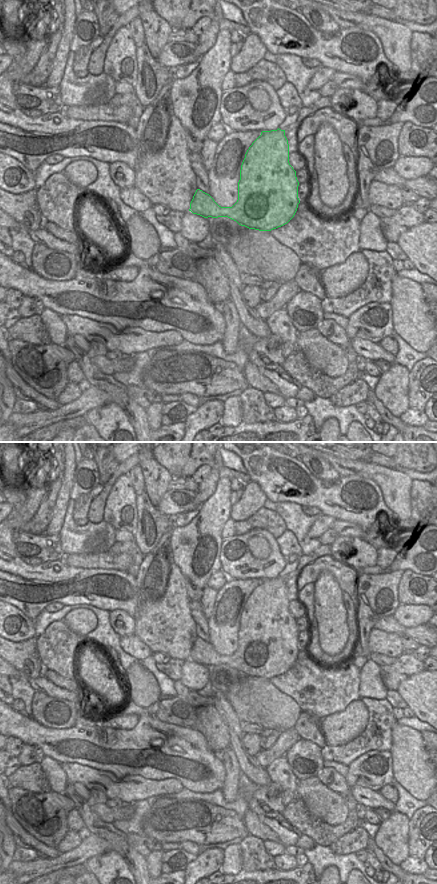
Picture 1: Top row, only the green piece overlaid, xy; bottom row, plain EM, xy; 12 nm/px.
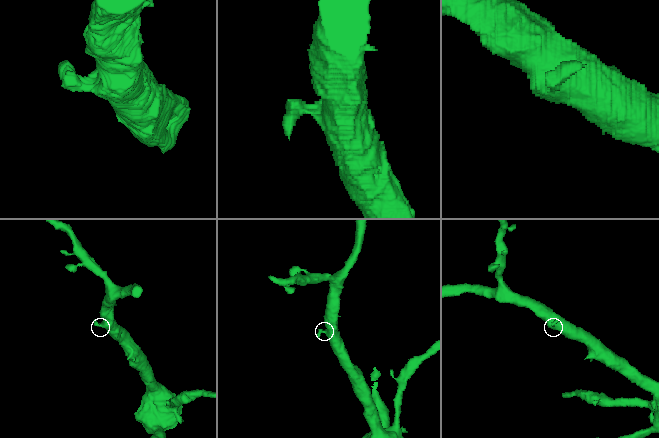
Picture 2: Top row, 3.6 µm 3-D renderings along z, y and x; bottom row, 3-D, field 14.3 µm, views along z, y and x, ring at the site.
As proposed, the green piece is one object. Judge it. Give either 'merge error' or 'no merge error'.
no merge error

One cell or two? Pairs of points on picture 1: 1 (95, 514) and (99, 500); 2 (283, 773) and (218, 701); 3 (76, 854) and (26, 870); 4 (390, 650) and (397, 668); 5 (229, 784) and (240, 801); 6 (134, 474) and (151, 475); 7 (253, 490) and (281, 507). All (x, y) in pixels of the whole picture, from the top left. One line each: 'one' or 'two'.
1: one
2: two
3: one
4: two
5: two
6: two
7: two

